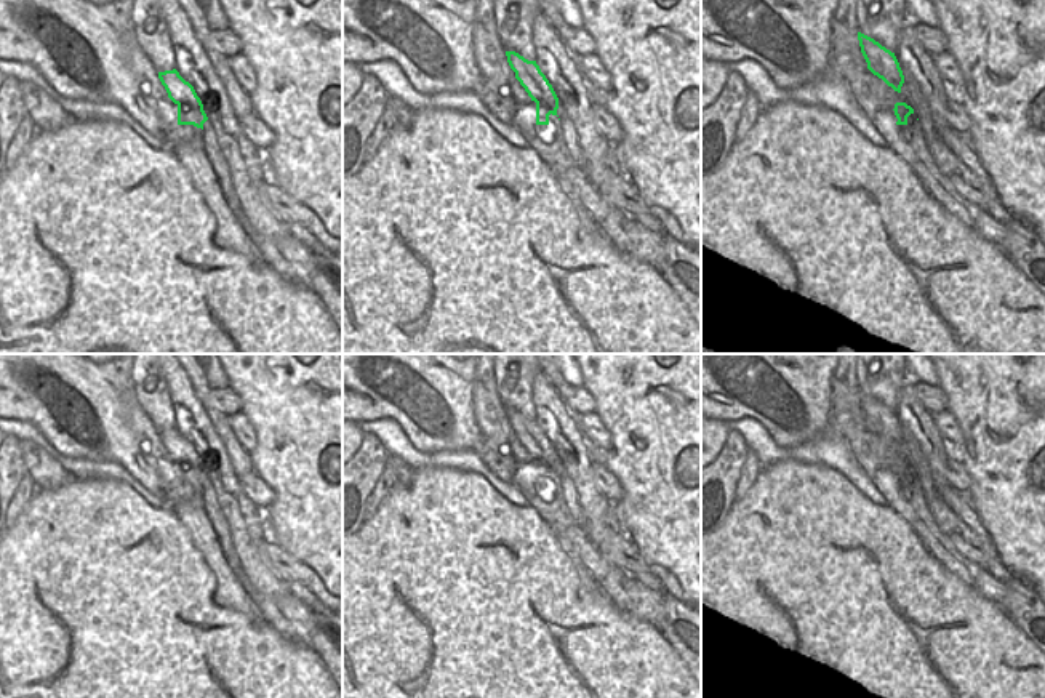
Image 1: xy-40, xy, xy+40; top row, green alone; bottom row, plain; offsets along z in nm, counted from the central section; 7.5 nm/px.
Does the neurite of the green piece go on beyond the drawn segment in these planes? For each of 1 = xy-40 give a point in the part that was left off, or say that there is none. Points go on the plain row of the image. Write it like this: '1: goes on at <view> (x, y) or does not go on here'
1: does not go on here

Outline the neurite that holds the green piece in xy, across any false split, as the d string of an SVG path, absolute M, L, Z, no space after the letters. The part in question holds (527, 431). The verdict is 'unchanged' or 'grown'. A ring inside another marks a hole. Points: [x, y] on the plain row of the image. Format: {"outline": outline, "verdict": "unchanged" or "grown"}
{"outline": "M506 410L515 437L536 461L536 483L549 483L549 474L557 474L559 456L536 419L528 419L515 410Z", "verdict": "unchanged"}

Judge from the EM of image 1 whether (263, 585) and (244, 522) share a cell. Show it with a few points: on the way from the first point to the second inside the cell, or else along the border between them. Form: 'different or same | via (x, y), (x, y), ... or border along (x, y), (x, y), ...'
same | via (255, 569), (250, 562), (247, 538)

